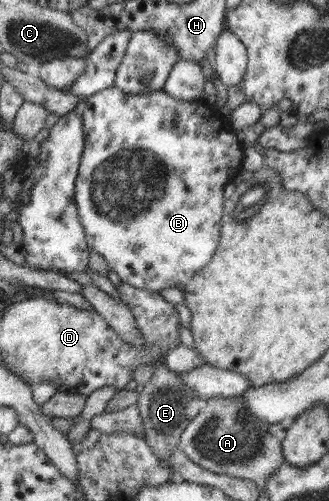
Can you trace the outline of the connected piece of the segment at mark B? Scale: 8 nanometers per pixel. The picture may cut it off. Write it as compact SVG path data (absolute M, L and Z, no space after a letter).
M115 86L83 97L78 111L83 122L84 149L75 180L74 198L88 246L101 255L107 262L108 269L115 271L121 282L129 286L163 293L167 288L177 288L179 284L187 283L211 261L216 252L225 203L224 189L242 169L242 157L245 156L243 143L229 118L223 117L218 107L207 106L205 111L205 105L201 101L193 103L175 99L162 89L151 94L130 94Z

